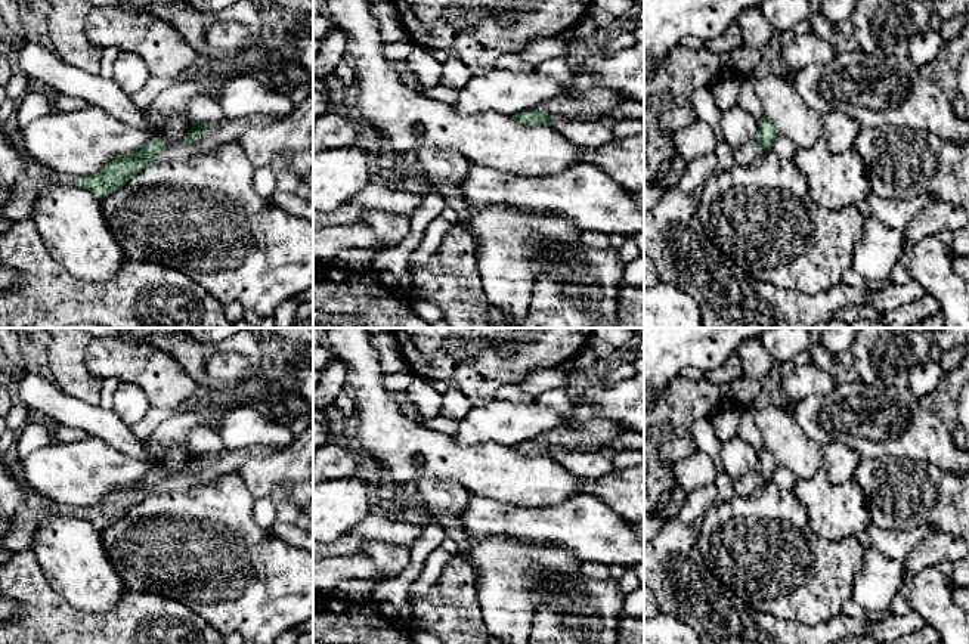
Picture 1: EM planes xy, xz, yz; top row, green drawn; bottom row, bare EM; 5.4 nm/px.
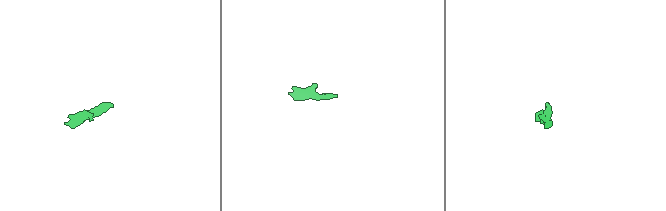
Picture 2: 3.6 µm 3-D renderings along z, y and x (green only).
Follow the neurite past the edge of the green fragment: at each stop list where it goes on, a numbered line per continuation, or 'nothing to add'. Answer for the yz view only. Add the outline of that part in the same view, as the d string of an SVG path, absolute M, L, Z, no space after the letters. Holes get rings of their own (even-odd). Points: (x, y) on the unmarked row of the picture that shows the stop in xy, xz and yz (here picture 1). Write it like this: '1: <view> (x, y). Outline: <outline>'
1: yz (745, 485). Outline: M758 470L750 471L740 479L733 480L736 495L740 498L747 496L750 492L762 486L765 482Z

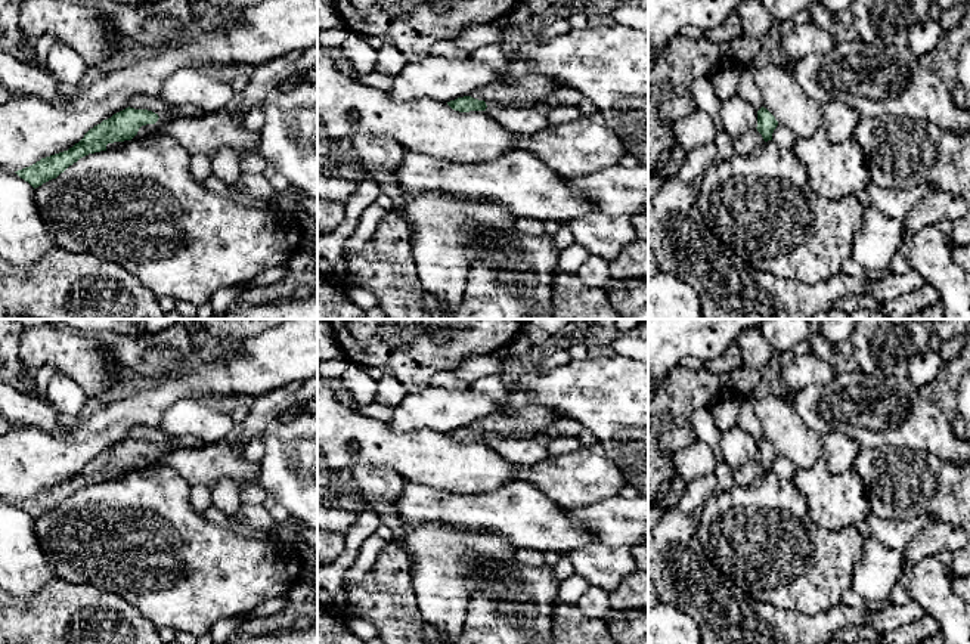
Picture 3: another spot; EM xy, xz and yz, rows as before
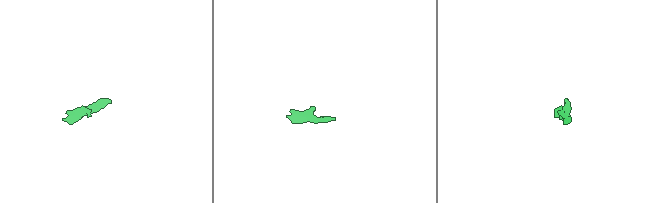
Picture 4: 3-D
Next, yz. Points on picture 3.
1: yz (744, 474). Outline: M757 459L750 461L740 468L732 470L735 484L740 487L747 486L750 482L762 476L765 471Z

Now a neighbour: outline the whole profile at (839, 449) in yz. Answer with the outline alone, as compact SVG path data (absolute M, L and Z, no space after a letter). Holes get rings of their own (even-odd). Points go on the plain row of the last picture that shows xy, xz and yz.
M842 431L822 436L822 456L831 474L843 474L853 467L859 445Z

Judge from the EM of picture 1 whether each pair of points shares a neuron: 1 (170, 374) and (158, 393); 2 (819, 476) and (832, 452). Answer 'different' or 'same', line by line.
1: same
2: different

